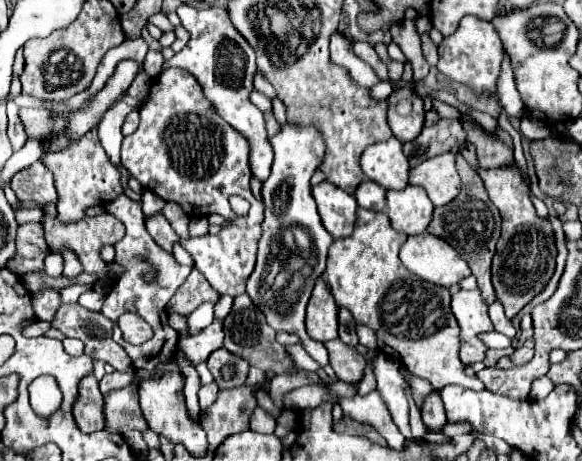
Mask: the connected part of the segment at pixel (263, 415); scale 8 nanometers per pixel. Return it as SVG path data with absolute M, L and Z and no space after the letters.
M255 409L253 415L251 415L251 431L273 433L273 429L275 429L275 417L271 417L263 409Z

